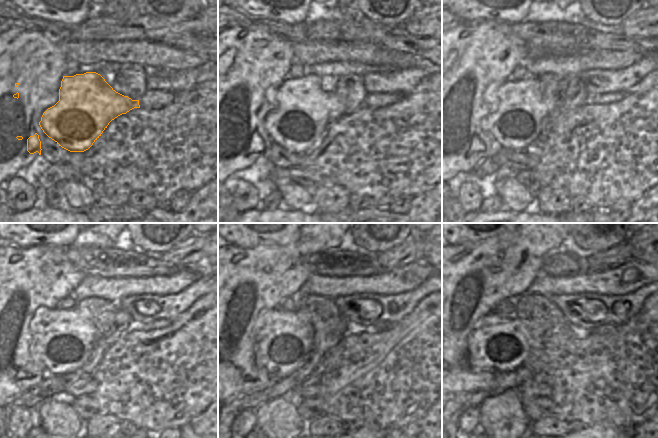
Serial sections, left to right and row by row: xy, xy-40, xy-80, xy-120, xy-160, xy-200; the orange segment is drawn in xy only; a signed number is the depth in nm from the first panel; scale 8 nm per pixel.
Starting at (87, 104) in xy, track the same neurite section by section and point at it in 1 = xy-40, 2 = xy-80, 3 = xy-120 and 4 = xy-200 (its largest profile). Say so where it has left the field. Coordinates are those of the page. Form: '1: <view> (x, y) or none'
1: xy-40 (305, 106)
2: xy-80 (518, 107)
3: xy-120 (65, 339)
4: xy-200 (512, 336)

